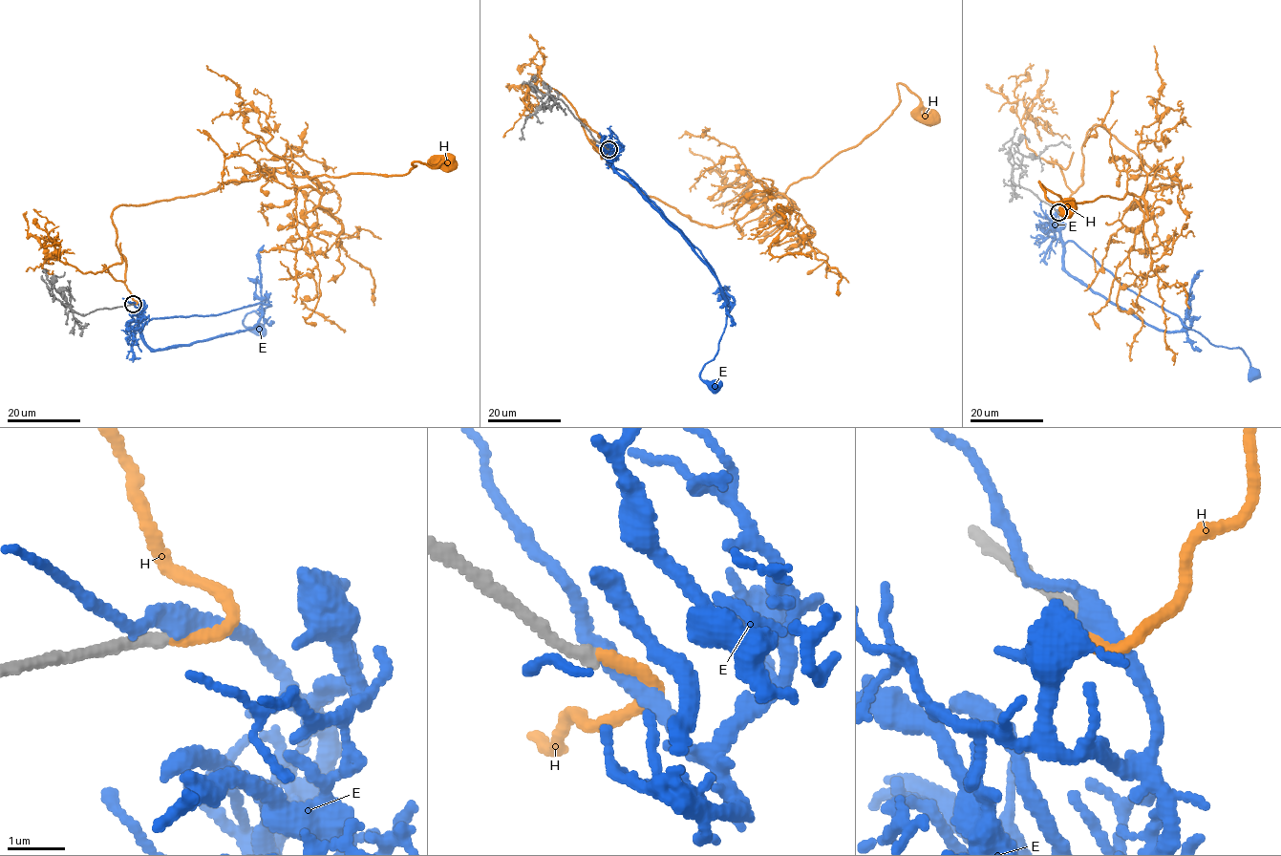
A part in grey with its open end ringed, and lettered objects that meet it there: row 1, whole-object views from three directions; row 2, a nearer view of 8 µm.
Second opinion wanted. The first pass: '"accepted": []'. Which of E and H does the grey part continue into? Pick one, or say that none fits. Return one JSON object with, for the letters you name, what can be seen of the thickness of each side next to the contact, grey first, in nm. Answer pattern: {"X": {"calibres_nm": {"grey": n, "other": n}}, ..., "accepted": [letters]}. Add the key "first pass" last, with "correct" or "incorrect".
{"H": {"calibres_nm": {"grey": 220, "other": 200}}, "accepted": ["H"], "first pass": "incorrect"}

